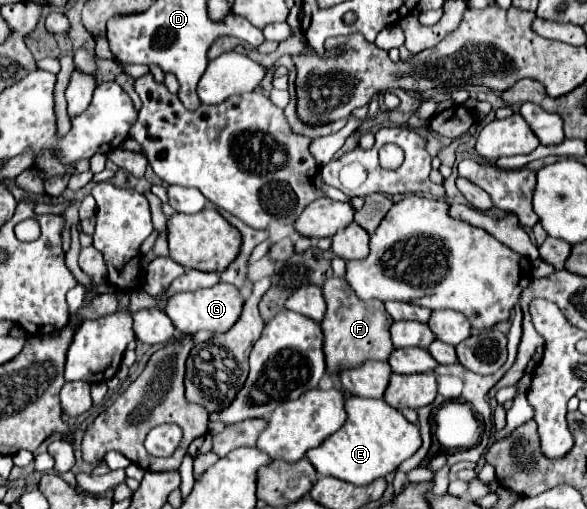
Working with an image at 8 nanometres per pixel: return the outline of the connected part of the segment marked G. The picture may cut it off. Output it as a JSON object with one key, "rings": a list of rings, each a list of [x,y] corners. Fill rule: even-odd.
{"rings":[[[219,282],[211,288],[203,288],[197,292],[177,292],[167,300],[165,314],[171,318],[175,330],[183,334],[195,334],[199,330],[213,330],[213,332],[227,332],[239,318],[243,308],[243,298],[239,288],[227,282]]]}

